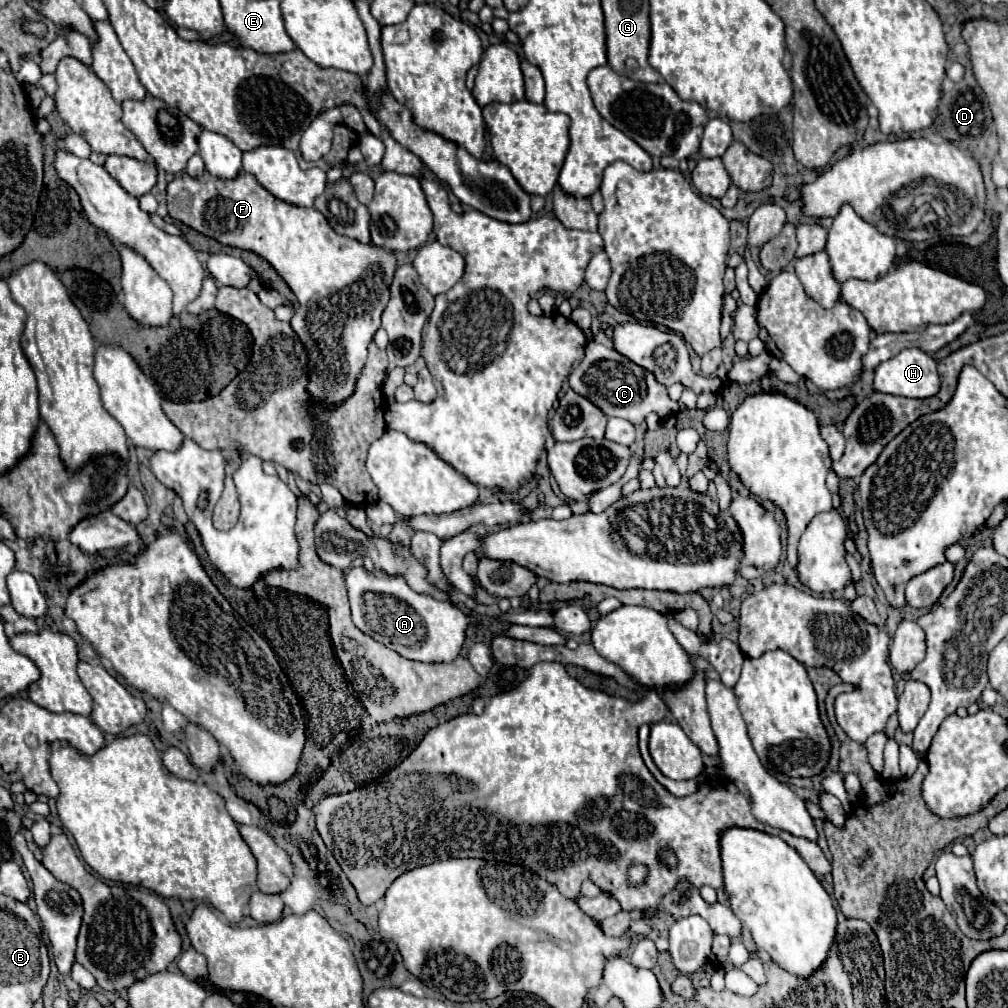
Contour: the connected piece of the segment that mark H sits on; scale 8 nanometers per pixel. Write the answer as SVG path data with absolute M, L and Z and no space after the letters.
M906 347L876 367L874 387L900 397L932 397L940 389L936 361L918 347Z

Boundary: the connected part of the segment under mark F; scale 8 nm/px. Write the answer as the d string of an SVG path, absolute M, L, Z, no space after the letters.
M204 171L200 177L190 177L188 173L176 175L168 183L166 205L172 219L182 221L184 225L216 239L218 243L258 253L282 275L300 303L290 325L304 341L304 347L310 355L312 373L308 391L316 401L328 405L334 405L336 401L348 397L348 393L352 393L354 389L356 373L360 373L360 365L364 365L366 361L366 347L380 327L382 313L390 299L390 285L396 273L394 251L338 235L318 209L298 207L274 197L258 183L254 175L246 171L240 171L234 179L220 179L208 171Z

